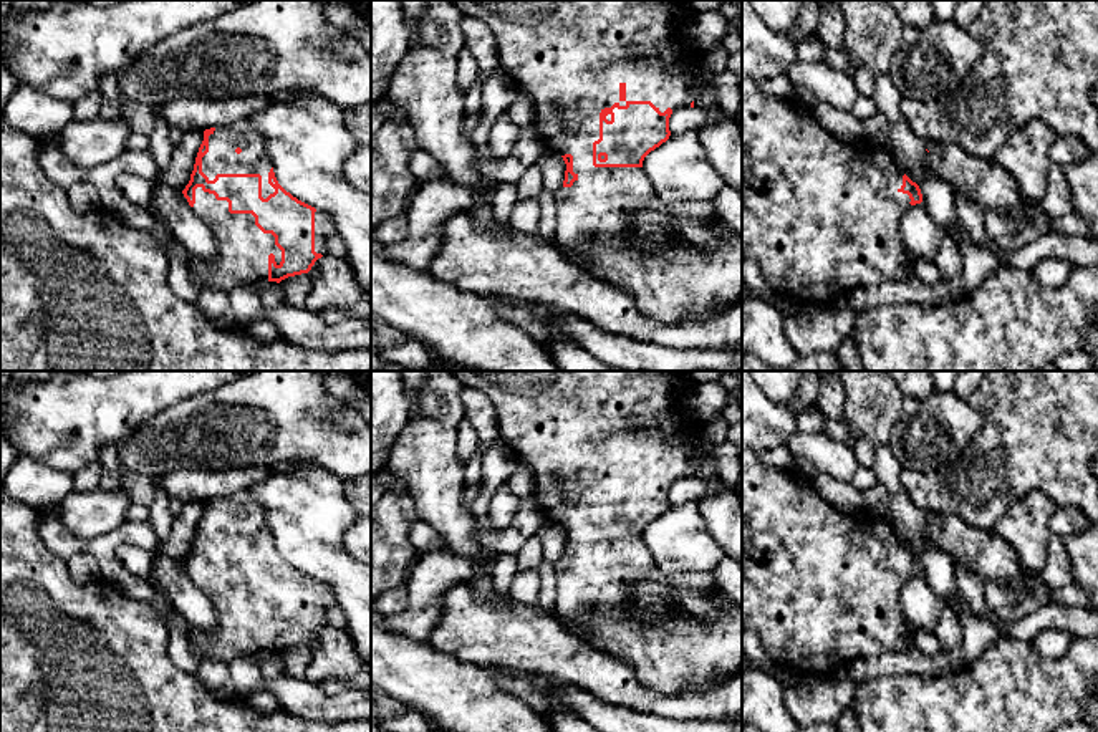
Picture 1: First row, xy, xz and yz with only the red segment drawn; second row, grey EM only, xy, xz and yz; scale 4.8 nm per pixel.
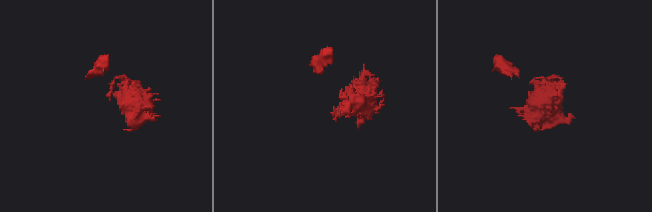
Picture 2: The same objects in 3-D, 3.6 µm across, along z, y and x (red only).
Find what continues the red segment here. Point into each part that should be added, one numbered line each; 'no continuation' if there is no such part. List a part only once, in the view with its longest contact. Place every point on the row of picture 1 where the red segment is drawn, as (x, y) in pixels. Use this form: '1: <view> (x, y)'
1: xz (568, 55)

